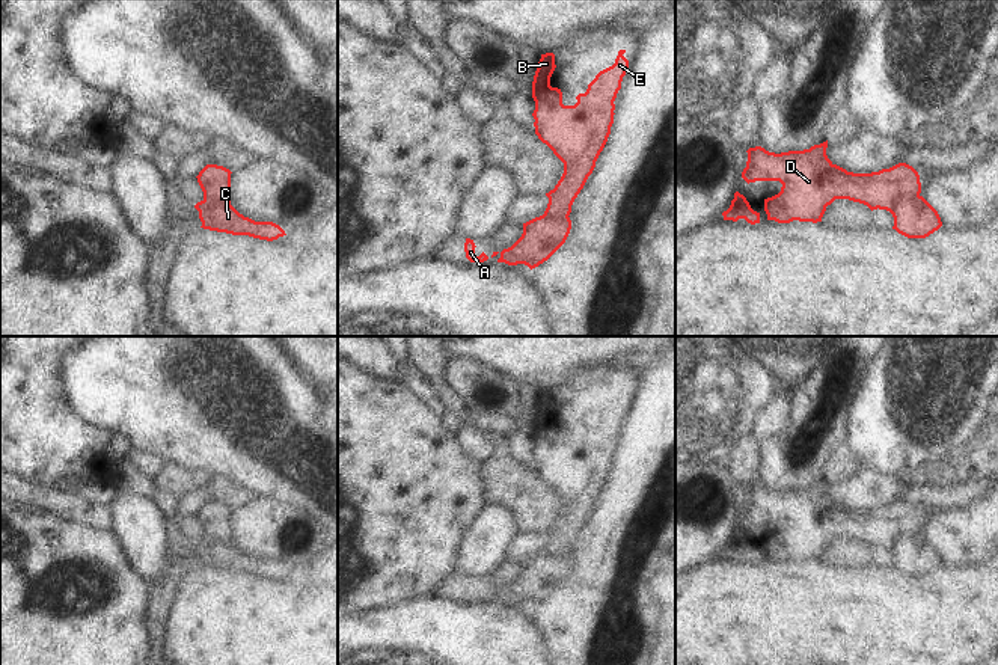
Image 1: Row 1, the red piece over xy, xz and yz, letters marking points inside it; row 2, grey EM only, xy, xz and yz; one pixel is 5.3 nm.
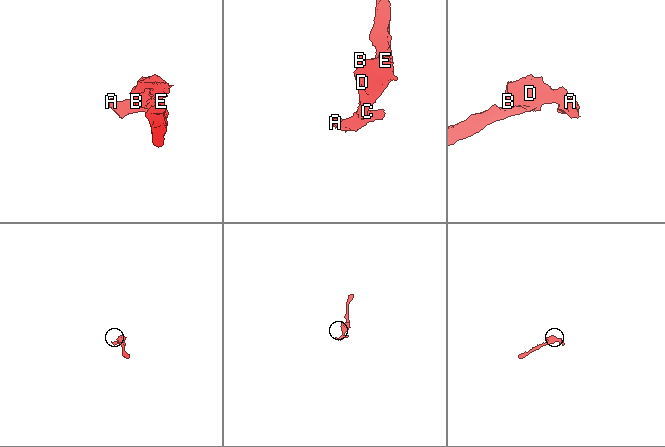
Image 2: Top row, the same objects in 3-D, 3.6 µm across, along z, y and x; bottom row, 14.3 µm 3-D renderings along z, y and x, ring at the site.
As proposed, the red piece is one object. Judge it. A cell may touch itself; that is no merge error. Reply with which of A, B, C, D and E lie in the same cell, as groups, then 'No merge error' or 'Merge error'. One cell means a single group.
Groups: A C / B D E. Merge error.

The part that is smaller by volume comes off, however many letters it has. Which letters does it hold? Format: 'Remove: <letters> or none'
Remove: A, C

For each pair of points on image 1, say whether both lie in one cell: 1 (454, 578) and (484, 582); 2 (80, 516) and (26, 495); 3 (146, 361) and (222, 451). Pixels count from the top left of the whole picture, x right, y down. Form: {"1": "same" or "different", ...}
{"1": "same", "2": "same", "3": "same"}

